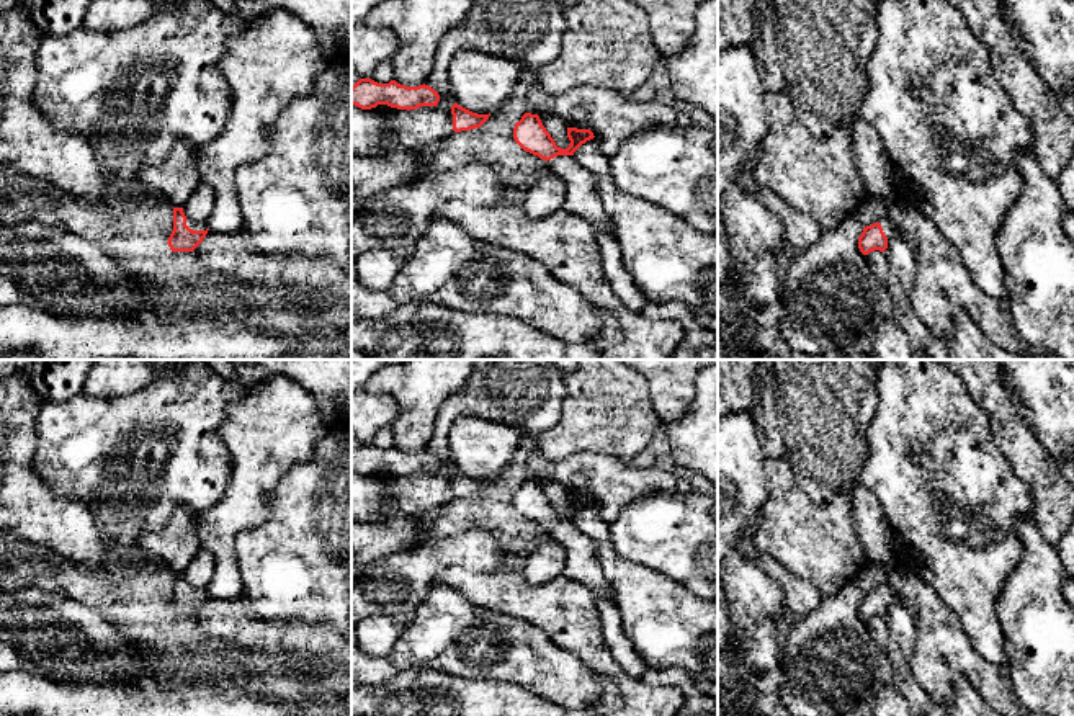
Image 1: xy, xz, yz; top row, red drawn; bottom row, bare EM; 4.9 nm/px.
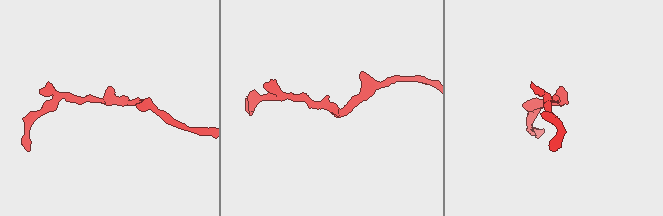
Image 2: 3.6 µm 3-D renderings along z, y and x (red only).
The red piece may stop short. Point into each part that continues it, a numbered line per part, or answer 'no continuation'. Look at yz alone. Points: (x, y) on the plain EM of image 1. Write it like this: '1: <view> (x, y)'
1: yz (890, 595)

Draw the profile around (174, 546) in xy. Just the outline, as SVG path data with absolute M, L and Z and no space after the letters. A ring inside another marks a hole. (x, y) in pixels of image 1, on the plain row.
M177 508L162 530L144 533L139 548L147 554L141 561L145 567L167 567L173 574L183 574L198 554L196 515L186 508Z

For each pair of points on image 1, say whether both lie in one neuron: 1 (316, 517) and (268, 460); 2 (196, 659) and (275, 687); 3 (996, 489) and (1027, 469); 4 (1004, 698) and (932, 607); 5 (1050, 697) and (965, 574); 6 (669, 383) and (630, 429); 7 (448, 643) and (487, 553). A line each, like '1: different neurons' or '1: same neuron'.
1: different neurons
2: same neuron
3: different neurons
4: same neuron
5: different neurons
6: different neurons
7: different neurons

